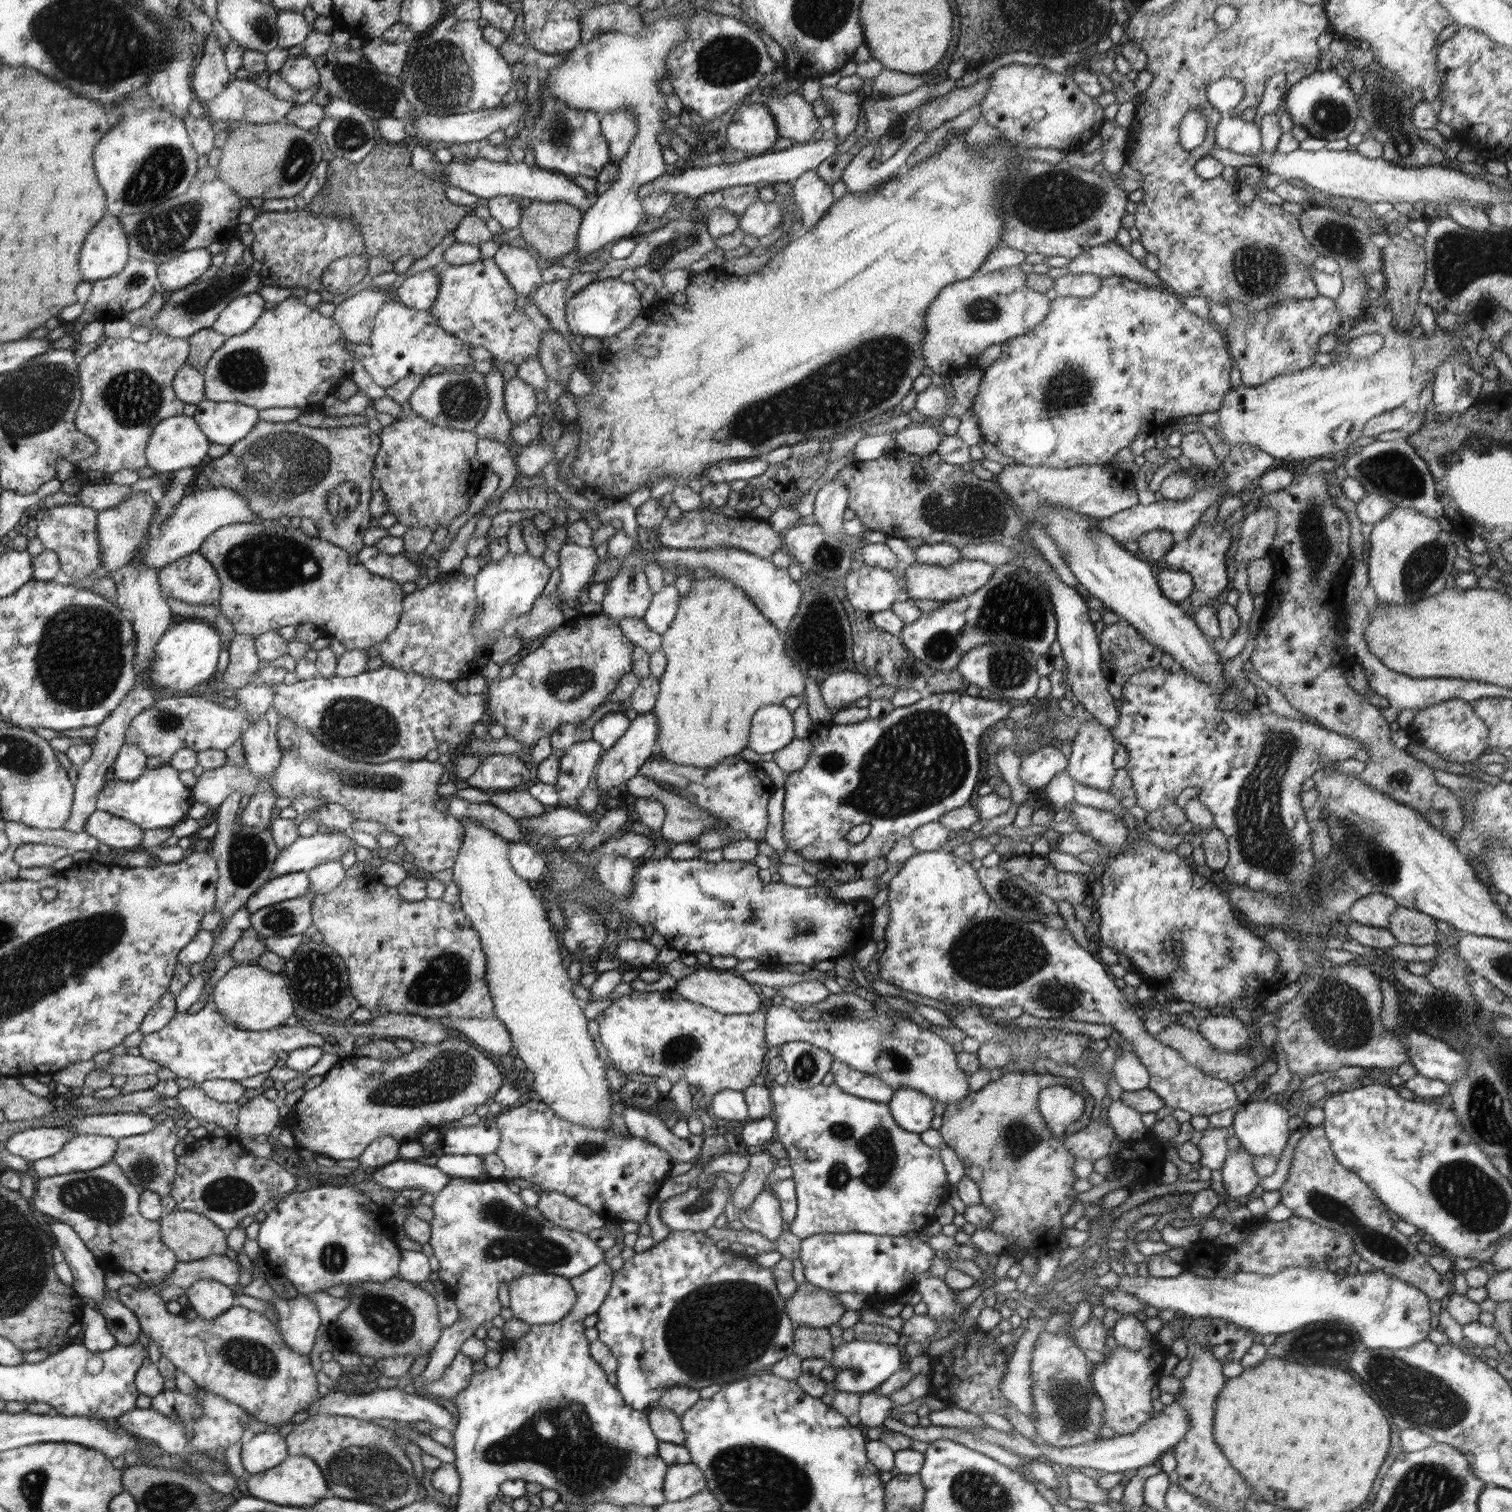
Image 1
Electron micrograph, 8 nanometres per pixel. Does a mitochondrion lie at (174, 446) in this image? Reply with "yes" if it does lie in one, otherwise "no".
no

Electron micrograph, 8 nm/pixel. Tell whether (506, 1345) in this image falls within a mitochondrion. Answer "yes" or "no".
no

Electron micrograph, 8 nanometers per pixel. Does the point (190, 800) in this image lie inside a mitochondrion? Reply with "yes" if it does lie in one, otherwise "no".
no

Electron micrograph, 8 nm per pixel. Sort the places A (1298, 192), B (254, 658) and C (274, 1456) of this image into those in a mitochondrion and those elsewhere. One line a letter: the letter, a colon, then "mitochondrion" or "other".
A: other
B: other
C: other

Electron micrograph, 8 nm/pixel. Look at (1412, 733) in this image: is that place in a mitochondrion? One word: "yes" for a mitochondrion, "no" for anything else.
no

